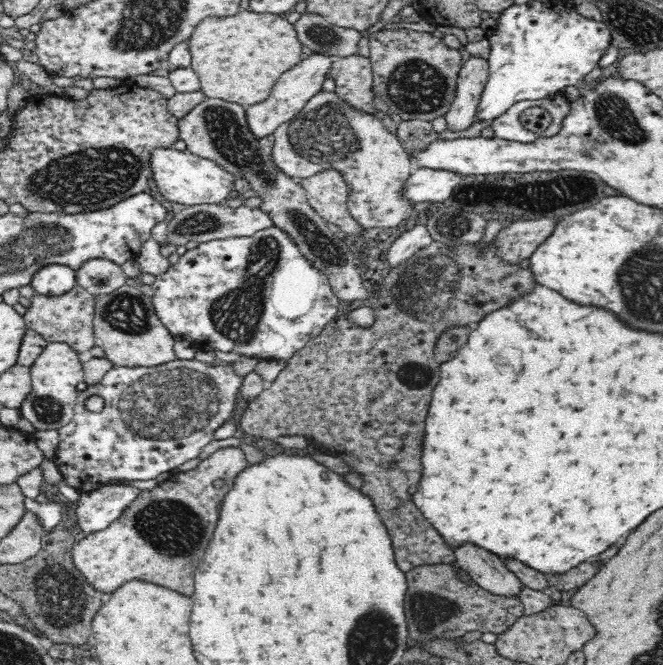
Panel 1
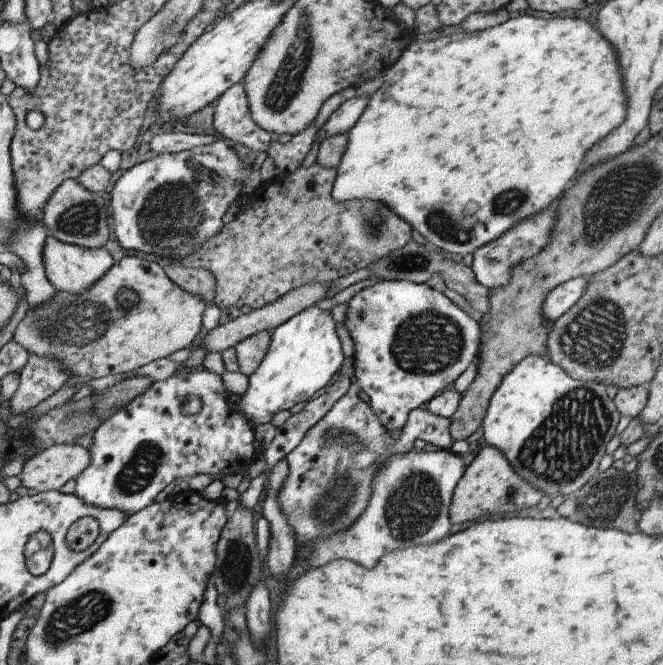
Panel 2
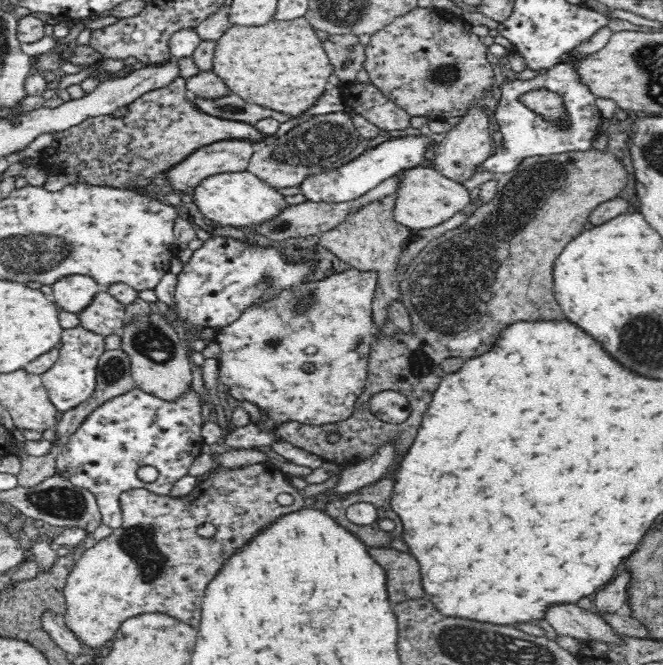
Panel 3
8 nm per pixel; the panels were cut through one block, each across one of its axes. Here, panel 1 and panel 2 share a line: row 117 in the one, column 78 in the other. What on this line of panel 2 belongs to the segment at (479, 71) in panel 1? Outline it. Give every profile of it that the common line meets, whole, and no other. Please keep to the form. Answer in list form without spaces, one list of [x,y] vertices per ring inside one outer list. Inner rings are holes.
[[[51,444],[29,457],[16,477],[21,486],[37,493],[59,490],[67,480],[76,479],[89,464],[89,452],[80,445]]]

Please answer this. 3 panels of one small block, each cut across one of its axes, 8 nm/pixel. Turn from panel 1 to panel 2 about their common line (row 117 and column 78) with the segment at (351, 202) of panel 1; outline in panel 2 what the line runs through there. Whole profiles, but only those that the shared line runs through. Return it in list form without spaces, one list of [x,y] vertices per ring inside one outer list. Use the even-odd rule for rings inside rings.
[[[123,256],[111,265],[111,268],[93,284],[89,286],[85,292],[79,292],[79,294],[69,294],[69,292],[63,292],[63,290],[55,290],[55,296],[45,302],[43,306],[39,308],[33,308],[33,310],[25,311],[24,317],[17,324],[11,341],[15,344],[19,344],[23,350],[26,350],[28,354],[35,354],[35,356],[45,356],[45,358],[55,358],[61,362],[61,368],[65,372],[69,372],[71,376],[83,376],[89,375],[91,378],[101,378],[101,376],[107,376],[108,374],[123,374],[125,372],[132,372],[133,370],[138,370],[141,366],[149,364],[157,358],[165,358],[177,350],[182,350],[183,348],[189,348],[199,335],[201,335],[201,317],[205,308],[203,300],[193,296],[193,294],[187,294],[184,290],[181,290],[179,286],[173,284],[164,270],[159,267],[155,262],[147,262],[147,260],[142,260],[141,258],[136,258],[134,256]]]

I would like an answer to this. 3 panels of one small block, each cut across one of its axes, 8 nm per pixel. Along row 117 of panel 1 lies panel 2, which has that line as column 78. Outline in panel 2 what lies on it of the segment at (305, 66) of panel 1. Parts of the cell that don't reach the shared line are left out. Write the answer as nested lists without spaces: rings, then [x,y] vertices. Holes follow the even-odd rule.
[[[47,236],[45,238],[44,249],[41,250],[41,260],[43,260],[43,272],[45,278],[51,283],[56,290],[63,290],[69,294],[79,294],[85,292],[89,286],[93,286],[114,263],[111,255],[107,253],[104,247],[97,250],[89,250],[72,244],[62,243]]]

